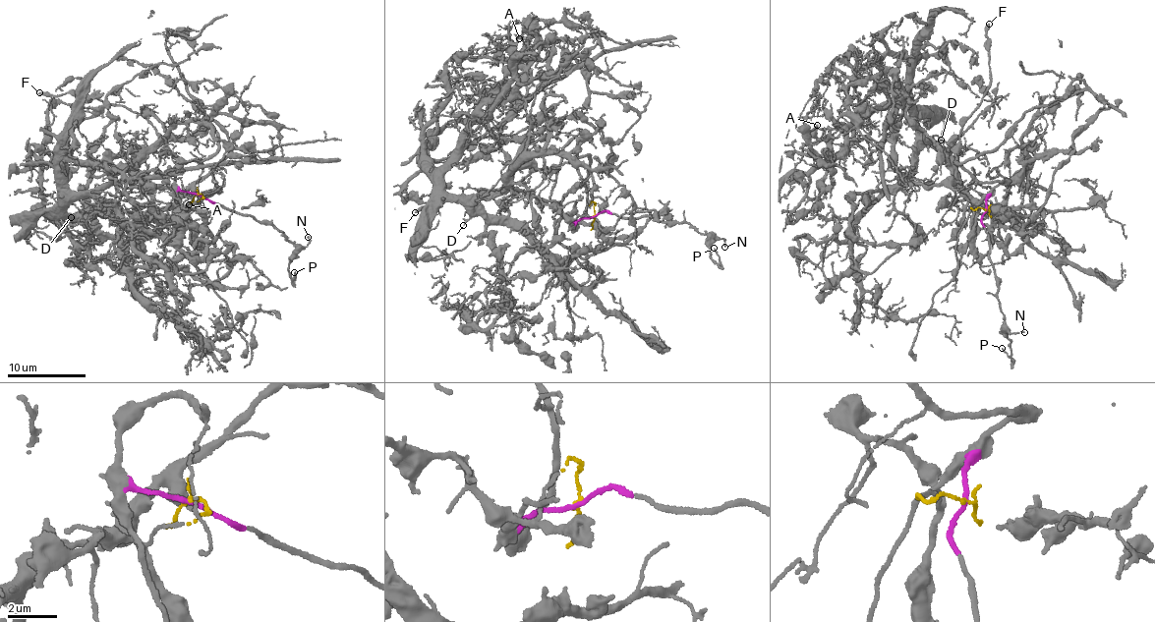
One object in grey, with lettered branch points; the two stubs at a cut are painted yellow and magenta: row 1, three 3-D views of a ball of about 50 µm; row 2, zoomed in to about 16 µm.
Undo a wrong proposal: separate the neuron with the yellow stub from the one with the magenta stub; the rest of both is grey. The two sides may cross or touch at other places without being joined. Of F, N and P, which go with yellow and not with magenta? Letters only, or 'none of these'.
none of these

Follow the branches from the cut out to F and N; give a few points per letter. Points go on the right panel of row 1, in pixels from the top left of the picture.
F: (986, 209), (992, 190), (1005, 183), (982, 183), (954, 150), (989, 84), (984, 28), (988, 23)
N: (986, 209), (981, 222), (990, 243), (999, 309), (1010, 332), (1025, 331)

